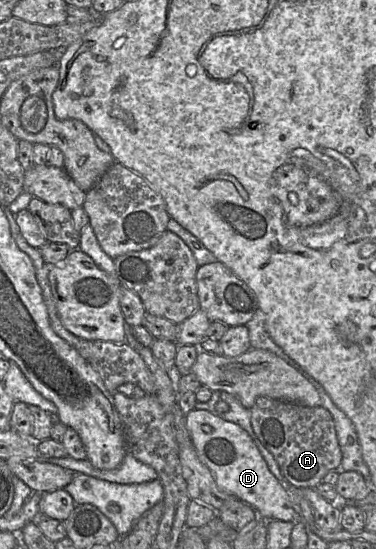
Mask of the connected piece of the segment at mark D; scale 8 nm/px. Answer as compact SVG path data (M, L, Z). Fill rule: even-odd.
M193 409L186 415L186 427L201 461L210 469L217 486L222 491L253 507L259 517L265 520L293 521L294 523L301 520L291 504L284 485L269 470L265 459L246 430L236 423L222 419L217 413L197 409ZM203 425L209 425L211 431L205 432Z

